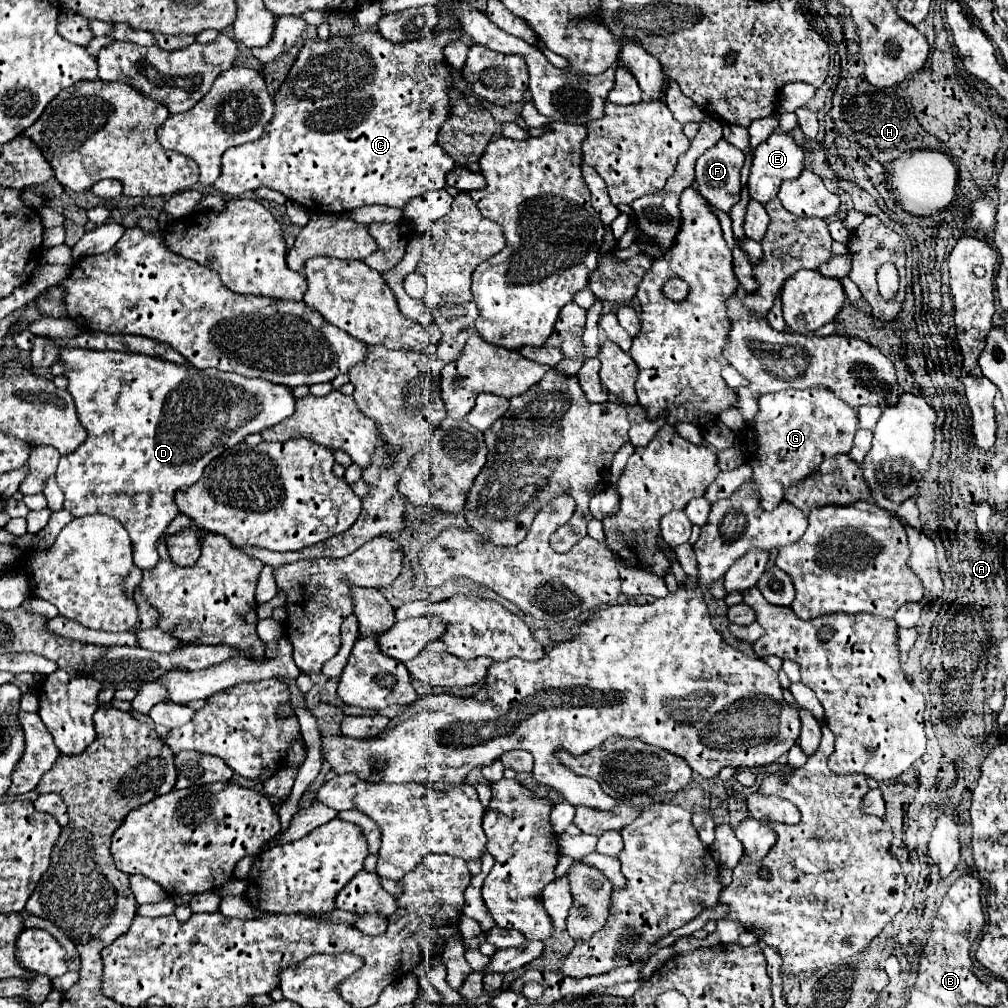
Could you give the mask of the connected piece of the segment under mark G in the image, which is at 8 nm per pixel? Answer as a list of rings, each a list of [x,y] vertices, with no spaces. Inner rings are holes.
[[[827,386],[807,390],[783,390],[779,394],[763,394],[757,398],[759,412],[753,426],[757,438],[757,456],[751,458],[753,480],[759,486],[761,506],[773,510],[783,500],[783,490],[805,474],[819,470],[825,458],[847,454],[859,428],[857,410],[841,400]]]

